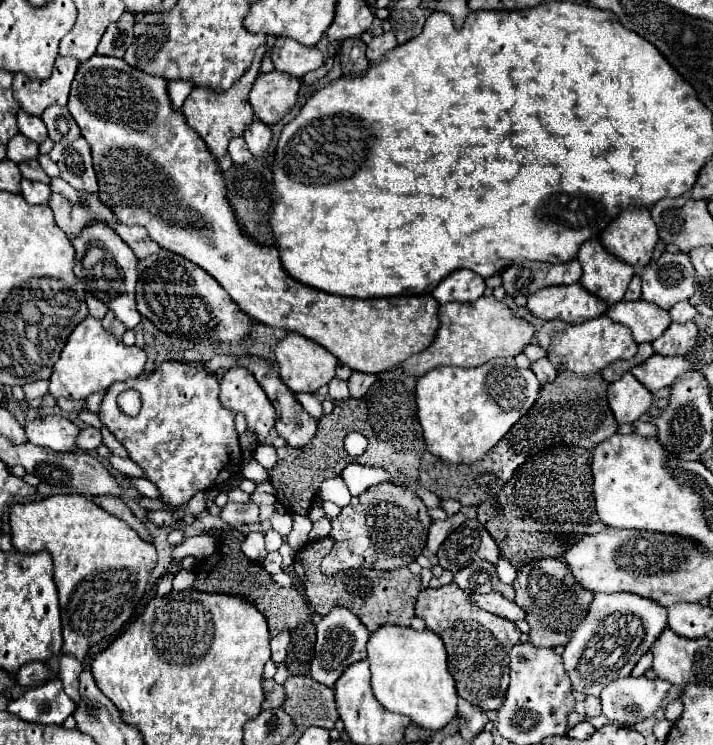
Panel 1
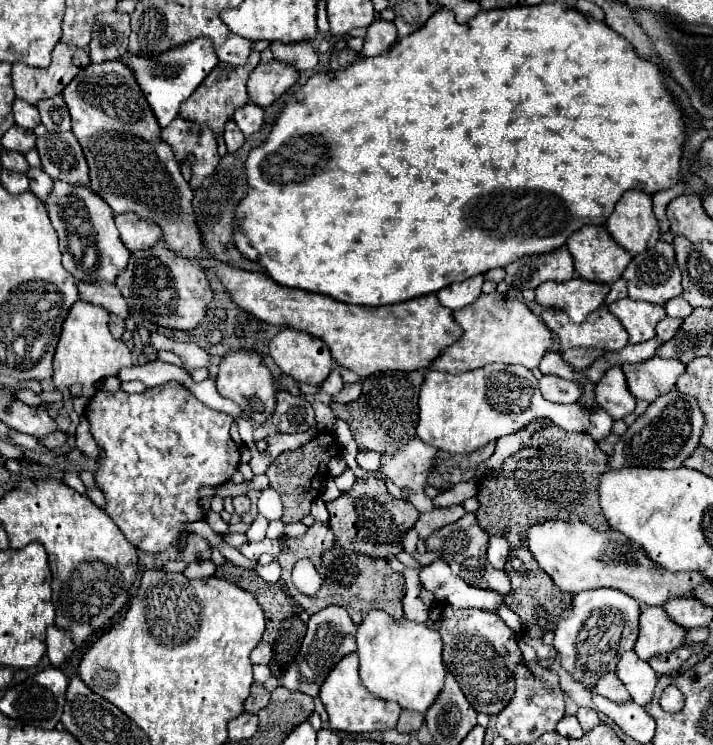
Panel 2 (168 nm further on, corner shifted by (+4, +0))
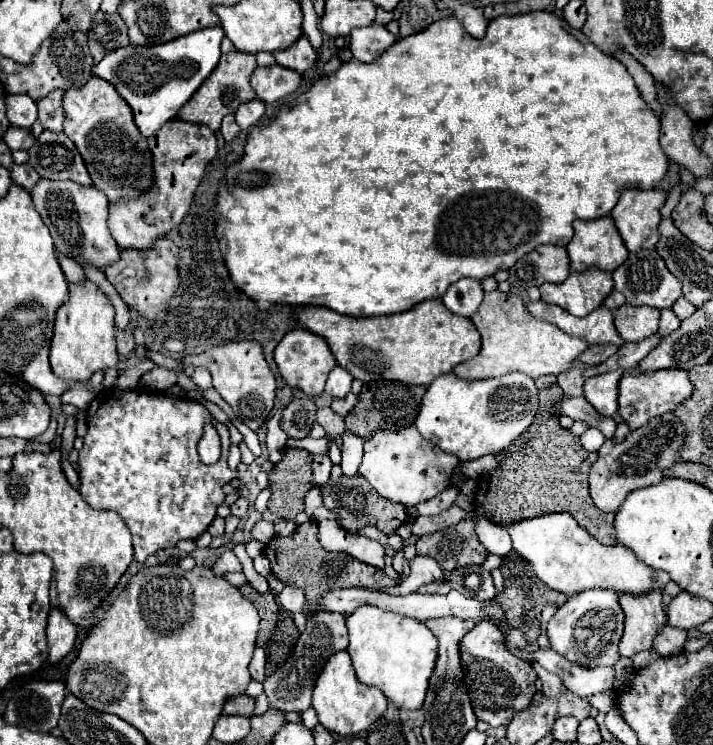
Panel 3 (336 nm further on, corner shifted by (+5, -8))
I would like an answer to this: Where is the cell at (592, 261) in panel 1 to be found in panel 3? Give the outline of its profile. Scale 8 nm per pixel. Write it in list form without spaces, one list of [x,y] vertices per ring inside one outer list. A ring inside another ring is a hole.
[[[611,217],[595,221],[575,221],[575,235],[567,245],[571,269],[585,271],[597,267],[601,271],[615,271],[627,259],[627,249]]]

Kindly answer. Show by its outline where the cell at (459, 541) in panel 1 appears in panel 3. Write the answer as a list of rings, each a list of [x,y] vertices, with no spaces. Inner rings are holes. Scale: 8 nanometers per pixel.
[[[463,519],[439,533],[425,535],[417,541],[417,553],[429,555],[439,561],[445,571],[455,569],[457,565],[483,563],[487,559],[485,547],[479,543],[475,533],[475,519]]]

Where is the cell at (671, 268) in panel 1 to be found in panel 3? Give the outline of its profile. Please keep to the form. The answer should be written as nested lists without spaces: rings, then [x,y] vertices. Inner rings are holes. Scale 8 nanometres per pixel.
[[[639,249],[629,253],[627,261],[613,271],[615,289],[627,297],[629,305],[649,305],[655,309],[669,309],[681,297],[681,283],[669,273],[665,261],[657,251]]]

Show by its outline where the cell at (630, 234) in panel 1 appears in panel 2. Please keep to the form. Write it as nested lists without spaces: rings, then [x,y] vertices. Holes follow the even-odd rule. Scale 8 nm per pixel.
[[[640,189],[626,191],[616,203],[606,229],[630,255],[654,247],[660,239],[660,225],[652,213],[652,195]]]

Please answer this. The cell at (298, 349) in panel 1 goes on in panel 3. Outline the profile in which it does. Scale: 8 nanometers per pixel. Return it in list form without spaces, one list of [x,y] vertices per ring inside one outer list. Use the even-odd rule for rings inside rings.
[[[293,329],[279,341],[279,345],[275,349],[275,363],[277,363],[279,373],[287,385],[301,389],[303,393],[307,393],[311,397],[323,393],[327,375],[337,365],[333,353],[329,351],[327,341],[307,329]]]

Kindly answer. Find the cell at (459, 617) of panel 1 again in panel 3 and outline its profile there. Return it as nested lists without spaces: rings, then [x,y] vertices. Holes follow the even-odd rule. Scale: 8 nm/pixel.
[[[479,621],[461,639],[461,663],[463,663],[463,683],[471,695],[471,705],[477,719],[489,723],[491,727],[507,727],[517,711],[523,711],[535,695],[535,671],[525,661],[513,655],[505,643],[501,629],[491,621]]]

